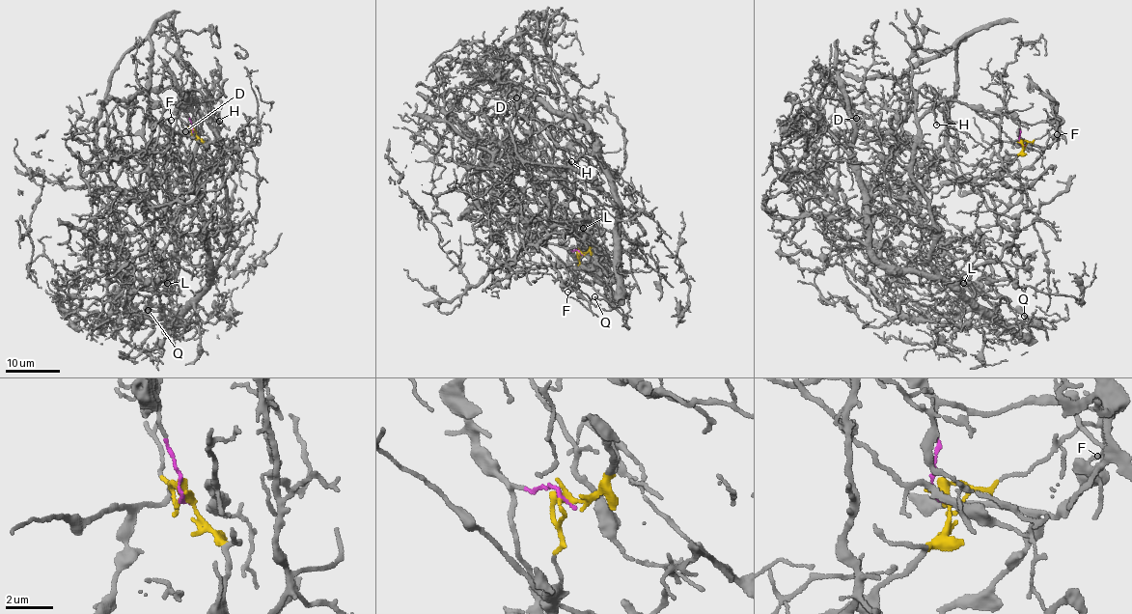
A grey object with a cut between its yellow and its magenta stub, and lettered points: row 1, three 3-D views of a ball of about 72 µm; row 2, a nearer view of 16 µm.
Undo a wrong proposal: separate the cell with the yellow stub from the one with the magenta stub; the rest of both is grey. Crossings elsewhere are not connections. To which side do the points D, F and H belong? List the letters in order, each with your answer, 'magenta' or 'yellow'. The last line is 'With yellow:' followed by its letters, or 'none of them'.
D: magenta
F: yellow
H: magenta
With yellow: F

